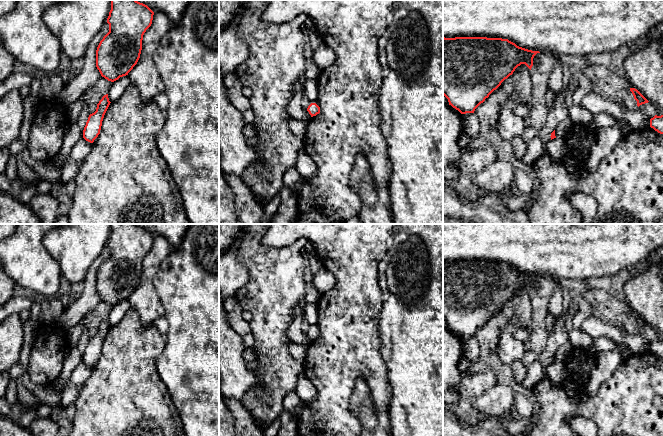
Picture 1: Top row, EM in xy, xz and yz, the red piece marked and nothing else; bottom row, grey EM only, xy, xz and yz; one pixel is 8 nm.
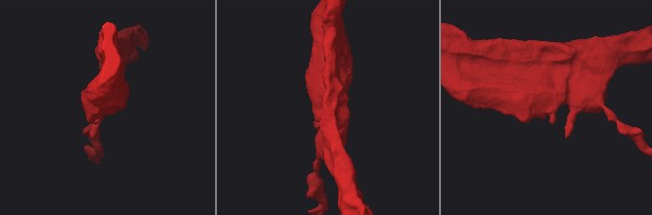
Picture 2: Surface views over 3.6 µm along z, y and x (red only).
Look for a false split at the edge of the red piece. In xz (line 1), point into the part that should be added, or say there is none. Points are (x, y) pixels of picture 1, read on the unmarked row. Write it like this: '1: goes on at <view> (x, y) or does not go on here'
1: does not go on here

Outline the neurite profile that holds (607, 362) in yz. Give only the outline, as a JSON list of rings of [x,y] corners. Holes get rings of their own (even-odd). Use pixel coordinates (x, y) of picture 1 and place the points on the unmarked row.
[[[622,343],[617,348],[608,352],[597,353],[597,364],[591,373],[590,380],[583,390],[583,401],[597,392],[602,382],[606,381],[623,361],[623,353],[629,348]]]

